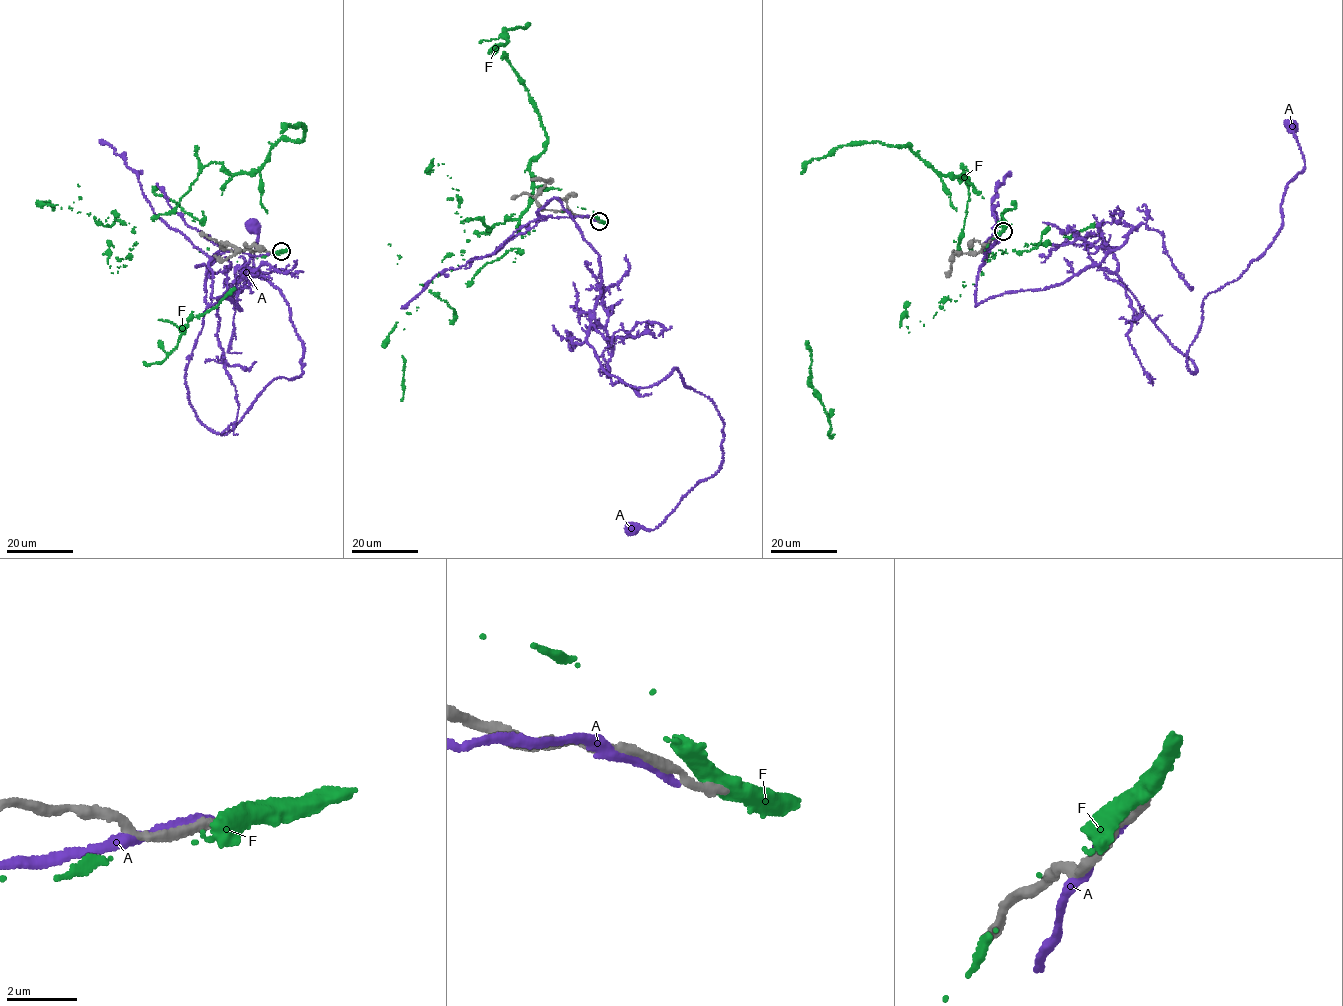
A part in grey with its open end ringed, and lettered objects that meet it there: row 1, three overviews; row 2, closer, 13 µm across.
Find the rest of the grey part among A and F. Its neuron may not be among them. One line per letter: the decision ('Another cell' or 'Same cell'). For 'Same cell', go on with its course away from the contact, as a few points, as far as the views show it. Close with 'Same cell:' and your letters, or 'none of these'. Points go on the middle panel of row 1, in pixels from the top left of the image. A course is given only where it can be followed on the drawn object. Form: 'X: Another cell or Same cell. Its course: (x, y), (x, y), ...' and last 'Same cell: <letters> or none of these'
A: Another cell
F: Another cell
Same cell: none of these

